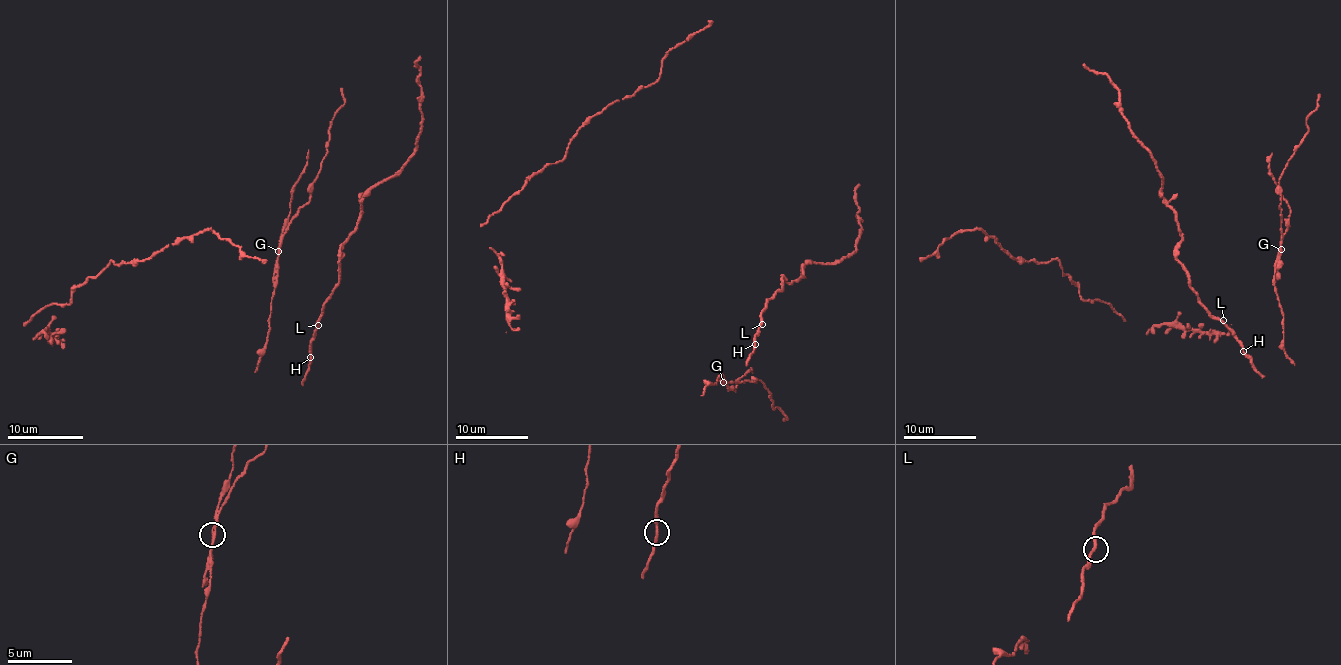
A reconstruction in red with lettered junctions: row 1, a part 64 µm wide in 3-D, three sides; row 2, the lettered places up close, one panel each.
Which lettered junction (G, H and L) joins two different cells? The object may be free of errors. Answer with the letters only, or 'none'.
G

